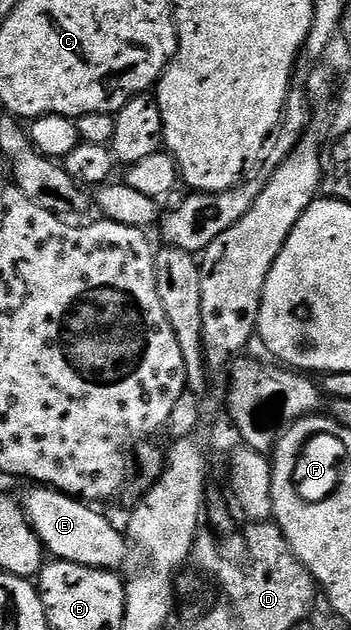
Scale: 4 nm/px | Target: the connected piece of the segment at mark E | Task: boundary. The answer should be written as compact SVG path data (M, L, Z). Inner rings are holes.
M33 485L30 488L25 496L20 496L19 502L42 547L54 560L113 571L128 557L129 551L131 555L126 536L113 528L112 521L101 512L104 510L65 495L53 487Z

